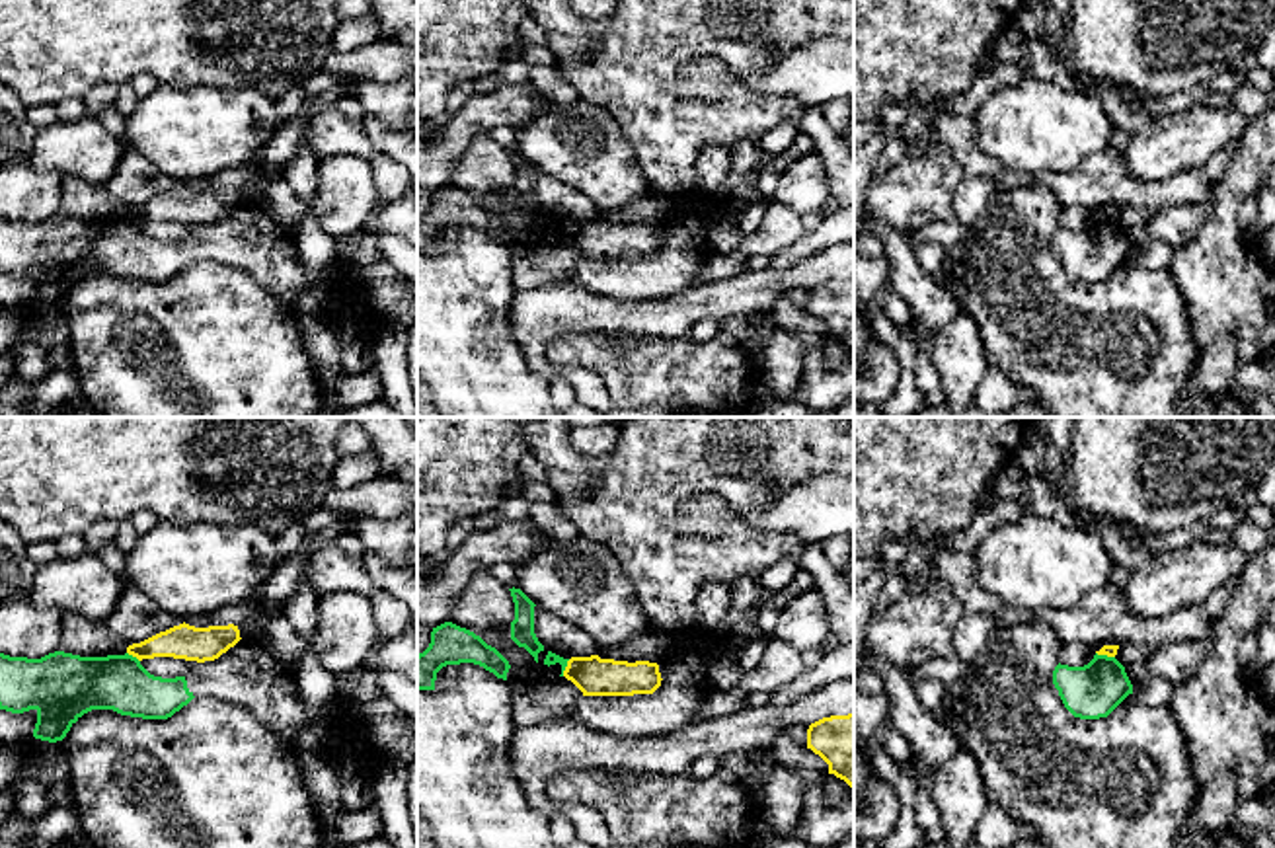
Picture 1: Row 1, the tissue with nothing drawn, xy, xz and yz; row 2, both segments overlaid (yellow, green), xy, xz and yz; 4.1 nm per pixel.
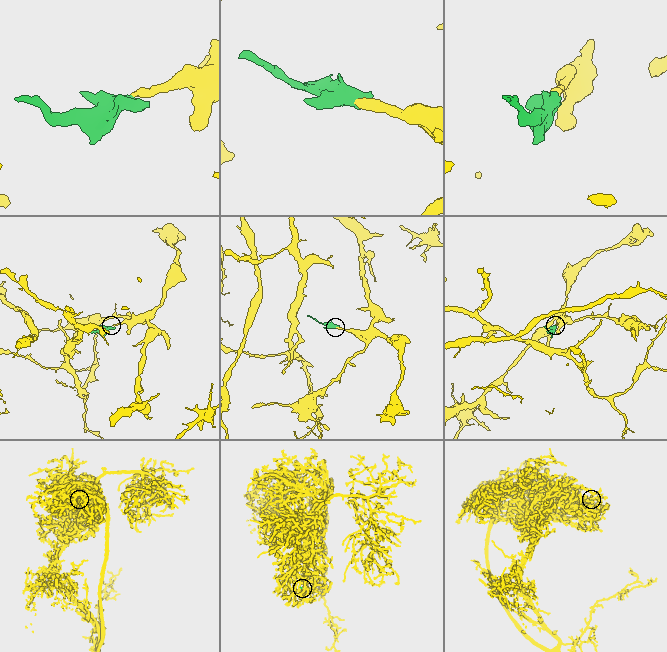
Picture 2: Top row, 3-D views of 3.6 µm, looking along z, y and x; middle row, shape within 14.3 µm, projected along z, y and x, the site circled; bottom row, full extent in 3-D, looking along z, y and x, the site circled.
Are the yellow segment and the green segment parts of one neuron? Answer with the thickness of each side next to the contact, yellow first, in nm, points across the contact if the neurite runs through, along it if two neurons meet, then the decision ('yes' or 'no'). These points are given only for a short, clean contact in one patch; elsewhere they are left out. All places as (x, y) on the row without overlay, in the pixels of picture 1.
160 nm thick on the yellow side, 50 nm on the other; border along xz (570, 223), (562, 238); no

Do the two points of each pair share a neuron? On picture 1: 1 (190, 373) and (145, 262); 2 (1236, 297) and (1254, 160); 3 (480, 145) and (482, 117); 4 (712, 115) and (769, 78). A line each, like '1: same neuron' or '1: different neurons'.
1: different neurons
2: same neuron
3: different neurons
4: different neurons

